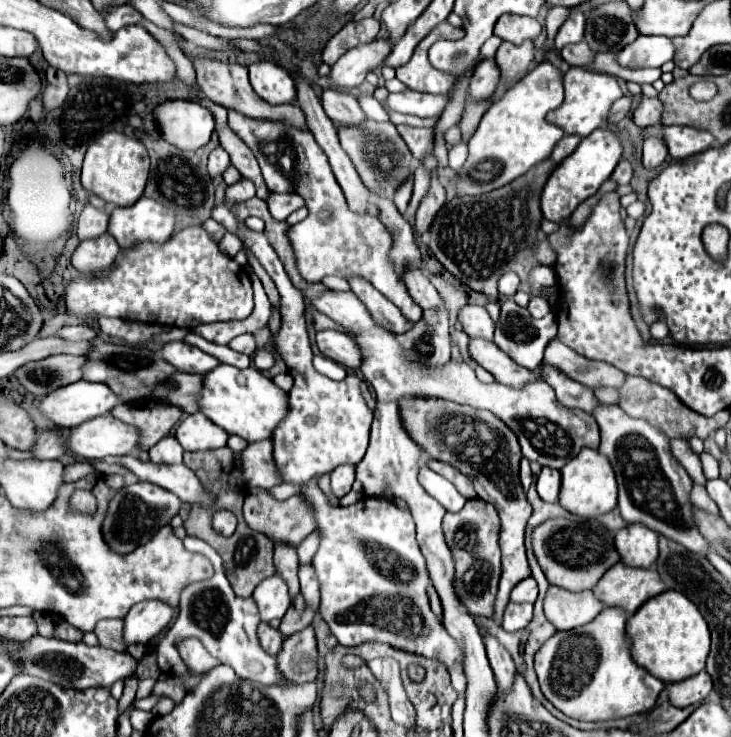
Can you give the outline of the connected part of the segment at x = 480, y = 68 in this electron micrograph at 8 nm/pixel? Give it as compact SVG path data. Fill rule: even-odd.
M495 57L483 59L477 63L475 73L469 81L469 95L473 99L487 99L493 95L499 81L501 81L501 75L499 75L499 67L495 63Z

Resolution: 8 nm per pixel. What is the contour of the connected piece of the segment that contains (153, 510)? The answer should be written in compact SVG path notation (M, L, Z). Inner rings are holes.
M139 481L135 485L127 485L115 491L115 497L109 503L109 511L103 521L103 537L113 551L131 553L135 547L147 543L163 525L169 525L169 521L179 513L179 509L181 499L171 491L157 487L155 483Z

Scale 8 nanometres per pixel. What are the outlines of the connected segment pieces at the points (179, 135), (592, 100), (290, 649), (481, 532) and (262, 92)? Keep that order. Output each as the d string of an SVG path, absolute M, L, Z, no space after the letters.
M197 101L159 103L153 109L153 117L161 137L183 151L197 151L207 145L215 129L211 111Z
M569 67L569 71L563 75L563 89L565 89L563 105L559 105L555 111L547 113L545 119L549 123L561 127L567 135L579 135L579 137L587 137L591 131L605 125L609 107L613 105L613 101L623 97L621 87L613 75L597 73L597 71L591 71L585 67Z
M307 625L303 631L297 631L289 637L285 637L283 651L277 655L279 669L283 671L285 679L291 683L307 683L315 681L319 667L319 653L317 653L317 639L311 625Z
M473 497L465 503L465 507L457 513L445 513L443 517L443 531L445 541L451 547L455 559L455 589L459 599L465 603L471 615L493 617L493 605L497 595L497 585L501 577L501 551L499 551L499 515L497 509Z
M259 61L249 65L249 81L255 93L271 105L293 103L297 89L291 75L271 61Z

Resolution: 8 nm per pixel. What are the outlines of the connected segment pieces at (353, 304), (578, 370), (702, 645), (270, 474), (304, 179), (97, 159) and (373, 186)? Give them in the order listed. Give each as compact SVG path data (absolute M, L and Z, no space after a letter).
M327 289L321 297L313 299L311 303L319 313L327 315L351 333L351 339L359 345L363 353L363 363L359 369L365 375L365 381L373 385L377 401L399 401L401 397L427 395L449 399L463 405L473 405L479 409L489 409L499 419L503 419L507 427L511 427L511 431L517 435L521 443L523 455L529 461L537 461L553 469L561 469L563 465L567 465L573 457L579 455L583 447L599 447L597 421L581 409L563 407L557 401L553 387L549 387L545 381L527 383L521 389L503 383L485 385L475 377L475 371L469 363L457 363L455 359L449 359L441 367L411 363L409 359L405 359L403 347L397 343L397 335L391 329L375 323L367 307L357 299L355 293Z
M557 337L551 339L551 343L547 345L543 363L559 369L569 379L579 381L591 389L595 389L599 385L619 387L619 383L623 383L623 379L625 379L625 373L619 371L617 367L603 363L603 361L591 361L591 359L579 355L577 351L571 351Z
M669 589L655 599L649 599L643 603L643 607L639 607L635 615L627 619L625 627L627 639L631 641L629 645L633 661L663 683L683 681L705 669L705 659L709 655L711 643L709 627L699 609L679 591Z
M269 439L249 443L249 447L241 453L243 455L243 475L245 483L251 489L271 489L283 479L279 477L273 461L273 443Z
M229 109L229 127L245 141L249 149L253 149L269 191L293 191L299 193L307 203L309 215L299 225L287 229L299 275L311 283L319 283L325 275L361 275L371 281L371 285L391 303L395 303L407 321L415 323L421 319L421 307L407 295L407 289L403 287L403 281L397 277L389 259L389 251L393 247L391 233L377 217L355 215L349 211L327 155L323 155L323 149L317 145L311 131L297 129L285 121L245 117L233 109Z
M109 131L107 135L99 135L87 149L83 171L81 171L81 185L85 191L101 197L107 203L117 207L127 207L137 203L143 195L145 183L149 175L149 155L143 143L125 133Z
M365 119L361 125L339 125L337 135L339 135L341 147L353 161L363 185L369 191L375 191L379 197L393 199L395 191L411 177L415 159L391 121Z

